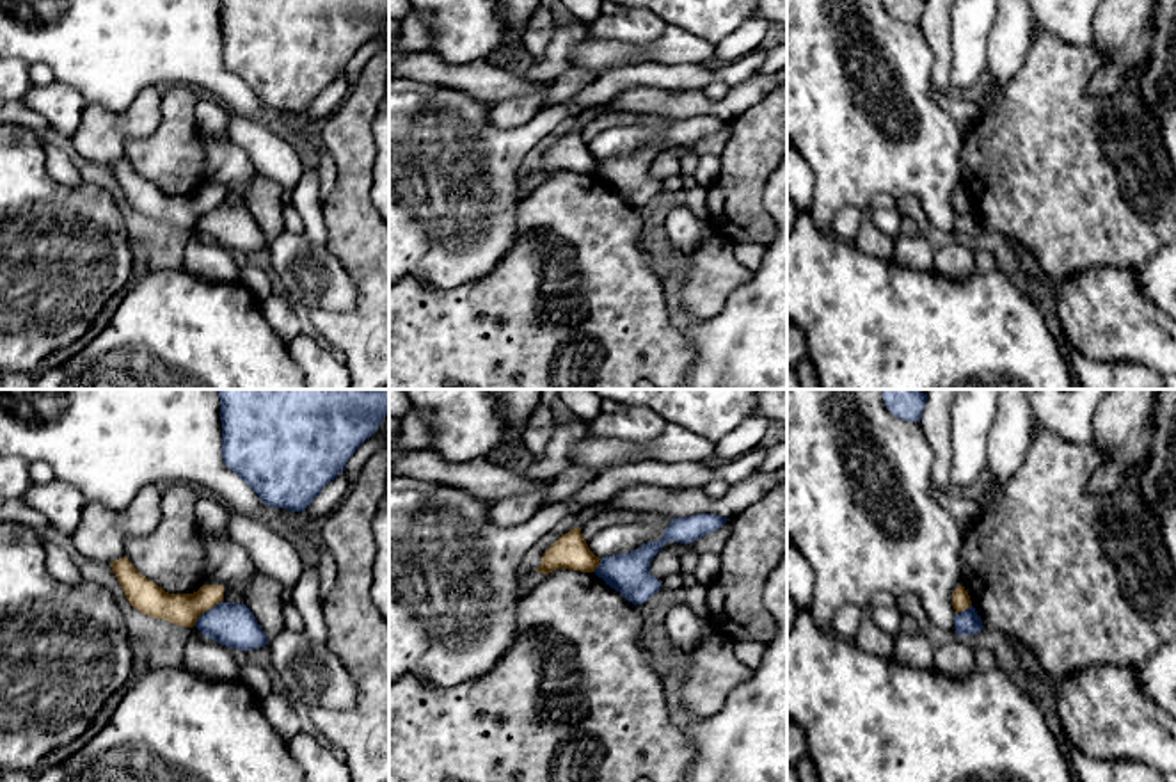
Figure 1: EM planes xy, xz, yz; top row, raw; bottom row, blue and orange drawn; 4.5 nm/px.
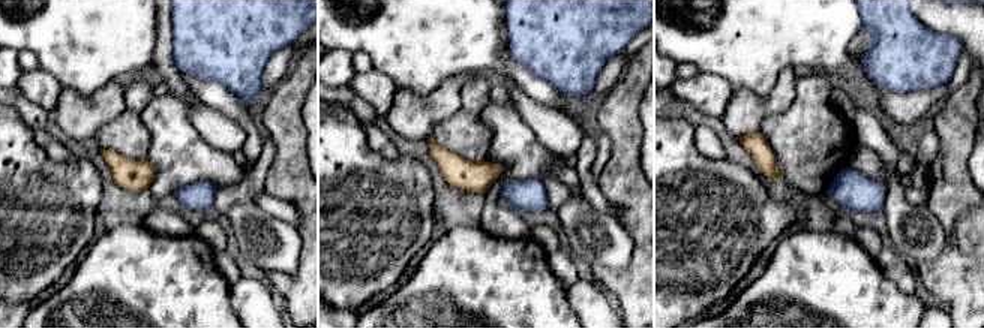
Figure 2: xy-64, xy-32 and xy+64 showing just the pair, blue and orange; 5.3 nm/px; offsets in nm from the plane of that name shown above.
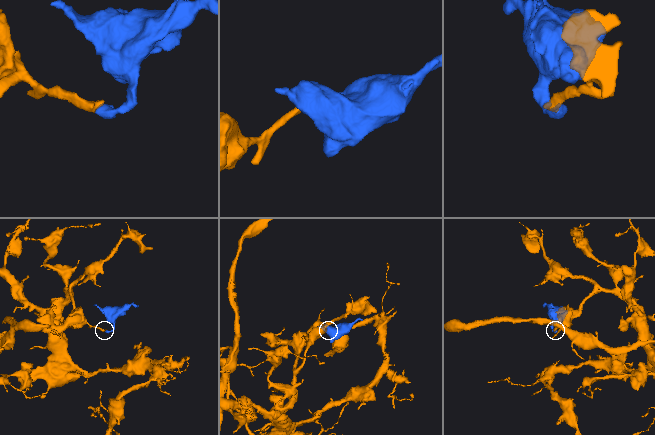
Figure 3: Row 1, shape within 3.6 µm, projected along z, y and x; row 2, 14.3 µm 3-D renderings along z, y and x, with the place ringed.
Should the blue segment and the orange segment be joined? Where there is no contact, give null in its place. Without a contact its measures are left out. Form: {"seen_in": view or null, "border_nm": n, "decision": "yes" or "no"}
{"seen_in": "xy", "border_nm": 180, "decision": "no"}

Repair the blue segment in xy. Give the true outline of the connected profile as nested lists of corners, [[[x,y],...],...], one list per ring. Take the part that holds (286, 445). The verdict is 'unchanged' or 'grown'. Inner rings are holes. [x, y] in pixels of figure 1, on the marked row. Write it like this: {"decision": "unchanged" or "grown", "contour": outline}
{"decision": "unchanged", "contour": [[[217,389],[222,459],[263,503],[304,512],[389,414],[389,389]]]}

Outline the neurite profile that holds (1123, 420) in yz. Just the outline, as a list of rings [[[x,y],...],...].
[[[1108,389],[1093,416],[1093,444],[1108,451],[1108,459],[1093,471],[1085,485],[1089,494],[1112,494],[1126,469],[1144,453],[1153,428],[1156,395],[1160,389]]]

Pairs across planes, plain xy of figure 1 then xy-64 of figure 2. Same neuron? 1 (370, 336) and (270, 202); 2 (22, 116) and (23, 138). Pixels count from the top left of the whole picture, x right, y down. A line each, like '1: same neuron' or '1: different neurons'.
1: different neurons
2: different neurons

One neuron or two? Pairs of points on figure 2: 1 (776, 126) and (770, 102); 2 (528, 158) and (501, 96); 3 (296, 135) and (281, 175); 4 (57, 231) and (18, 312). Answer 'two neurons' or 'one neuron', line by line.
1: two neurons
2: two neurons
3: one neuron
4: two neurons

